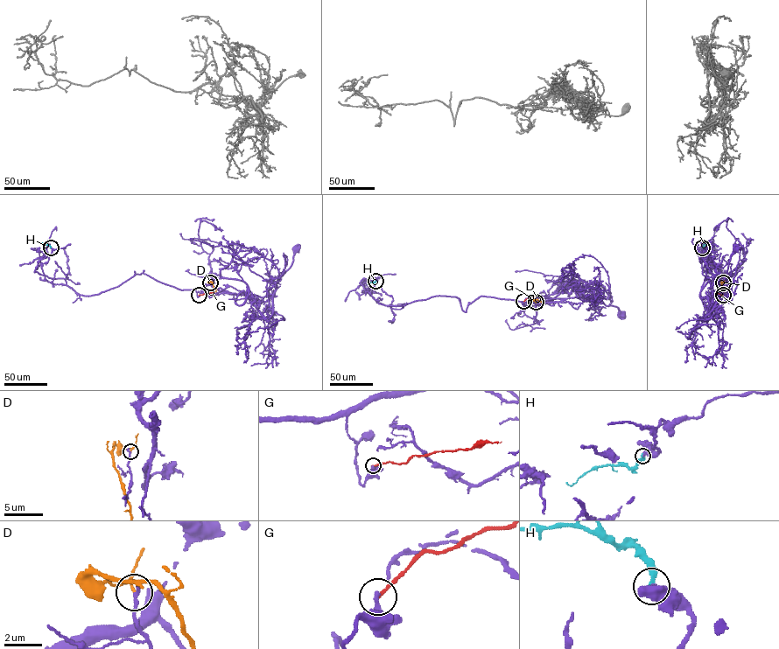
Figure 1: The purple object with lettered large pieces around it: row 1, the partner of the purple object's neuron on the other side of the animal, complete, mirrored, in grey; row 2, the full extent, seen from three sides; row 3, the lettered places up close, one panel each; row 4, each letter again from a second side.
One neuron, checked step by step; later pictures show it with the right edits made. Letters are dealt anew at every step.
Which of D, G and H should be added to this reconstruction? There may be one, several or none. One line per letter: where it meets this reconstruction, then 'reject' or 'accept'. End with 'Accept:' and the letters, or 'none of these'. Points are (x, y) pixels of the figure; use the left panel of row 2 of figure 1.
D: meets purple at (210, 282); reject
G: meets purple at (199, 295); reject
H: meets purple at (51, 247); reject
Accept: none of these

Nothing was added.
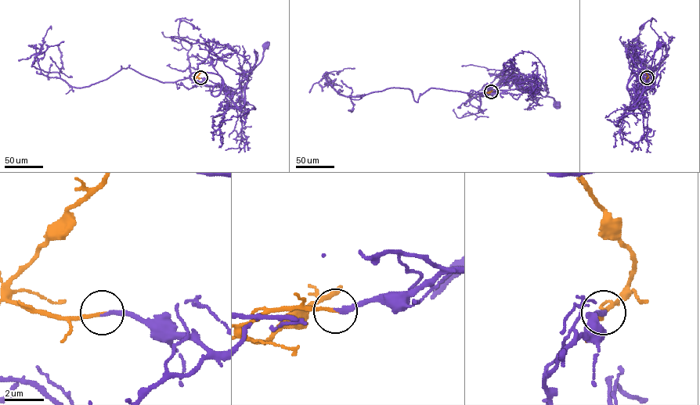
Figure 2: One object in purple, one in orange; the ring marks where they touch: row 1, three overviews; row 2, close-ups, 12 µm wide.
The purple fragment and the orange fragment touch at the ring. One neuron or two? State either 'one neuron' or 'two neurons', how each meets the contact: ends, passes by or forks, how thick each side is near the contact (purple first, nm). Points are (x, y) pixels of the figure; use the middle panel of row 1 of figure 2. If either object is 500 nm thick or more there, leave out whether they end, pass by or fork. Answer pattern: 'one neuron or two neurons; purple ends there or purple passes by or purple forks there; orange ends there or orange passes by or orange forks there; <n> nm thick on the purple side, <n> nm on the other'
one neuron; purple ends there; orange ends there; 200 nm thick on the purple side, 180 nm on the other

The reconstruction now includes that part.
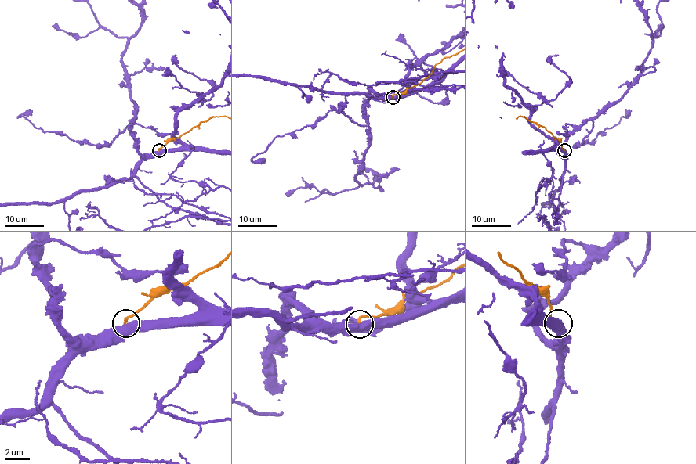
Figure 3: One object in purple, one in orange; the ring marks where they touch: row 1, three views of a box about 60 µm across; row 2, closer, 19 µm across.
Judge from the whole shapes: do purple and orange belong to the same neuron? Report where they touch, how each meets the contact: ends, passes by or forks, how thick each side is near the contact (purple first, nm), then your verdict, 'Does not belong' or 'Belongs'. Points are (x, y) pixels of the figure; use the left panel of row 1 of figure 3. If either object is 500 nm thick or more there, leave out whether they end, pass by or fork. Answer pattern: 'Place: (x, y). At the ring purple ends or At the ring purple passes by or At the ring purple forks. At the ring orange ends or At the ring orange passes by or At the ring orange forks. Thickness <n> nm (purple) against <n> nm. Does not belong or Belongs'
Place: (159, 150). Thickness 550 nm (purple) against 190 nm. Does not belong

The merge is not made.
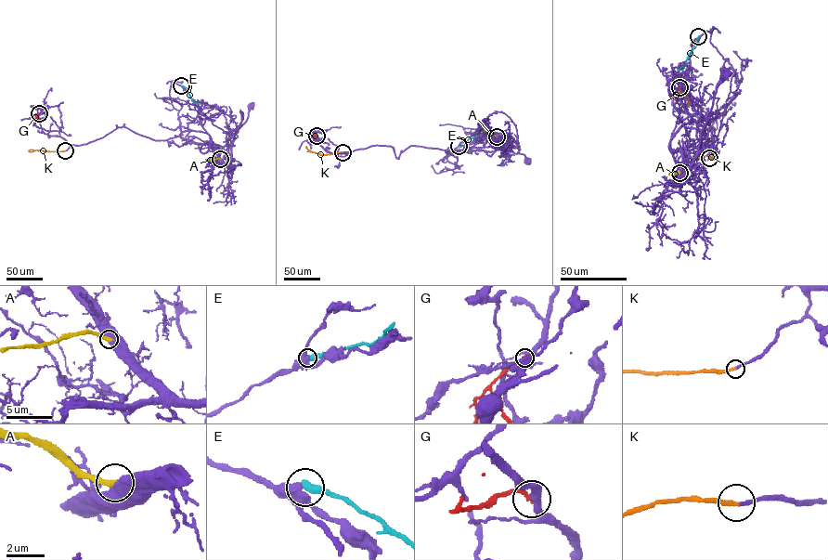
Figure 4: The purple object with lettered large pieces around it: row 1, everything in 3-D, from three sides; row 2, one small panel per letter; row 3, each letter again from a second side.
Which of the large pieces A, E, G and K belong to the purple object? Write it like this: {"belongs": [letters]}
{"belongs": ["K"]}

